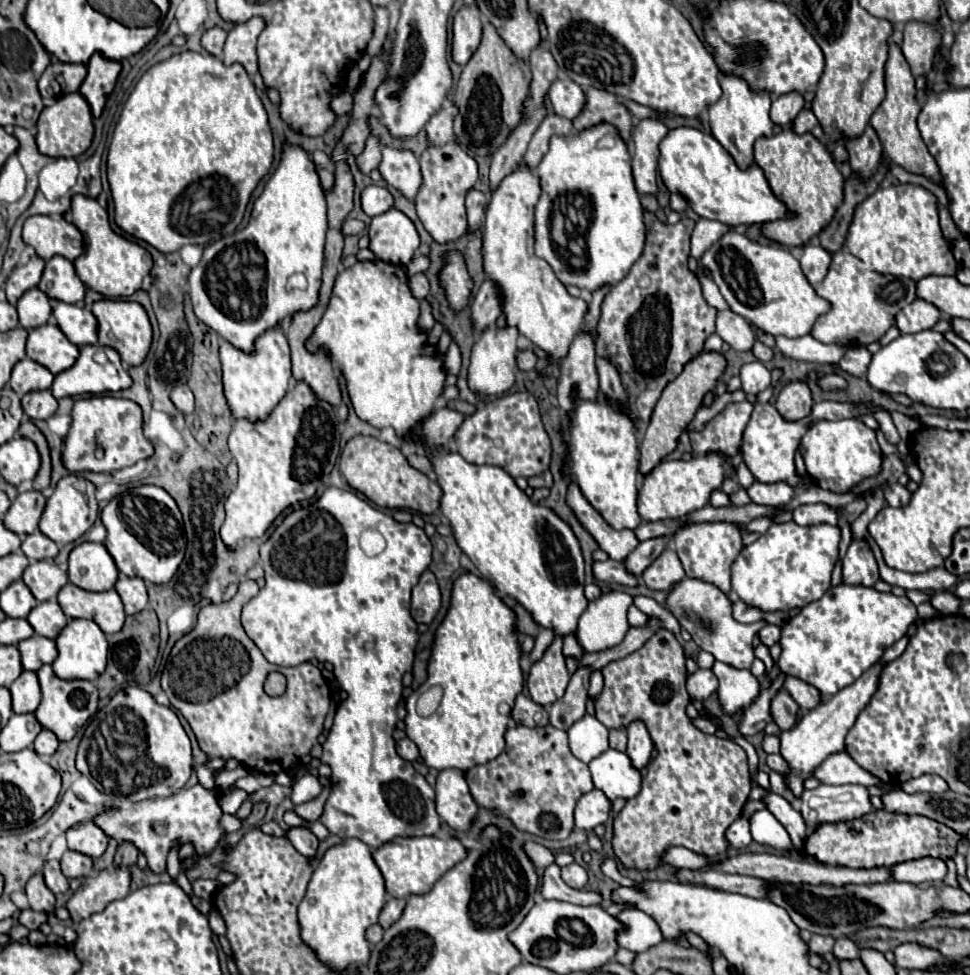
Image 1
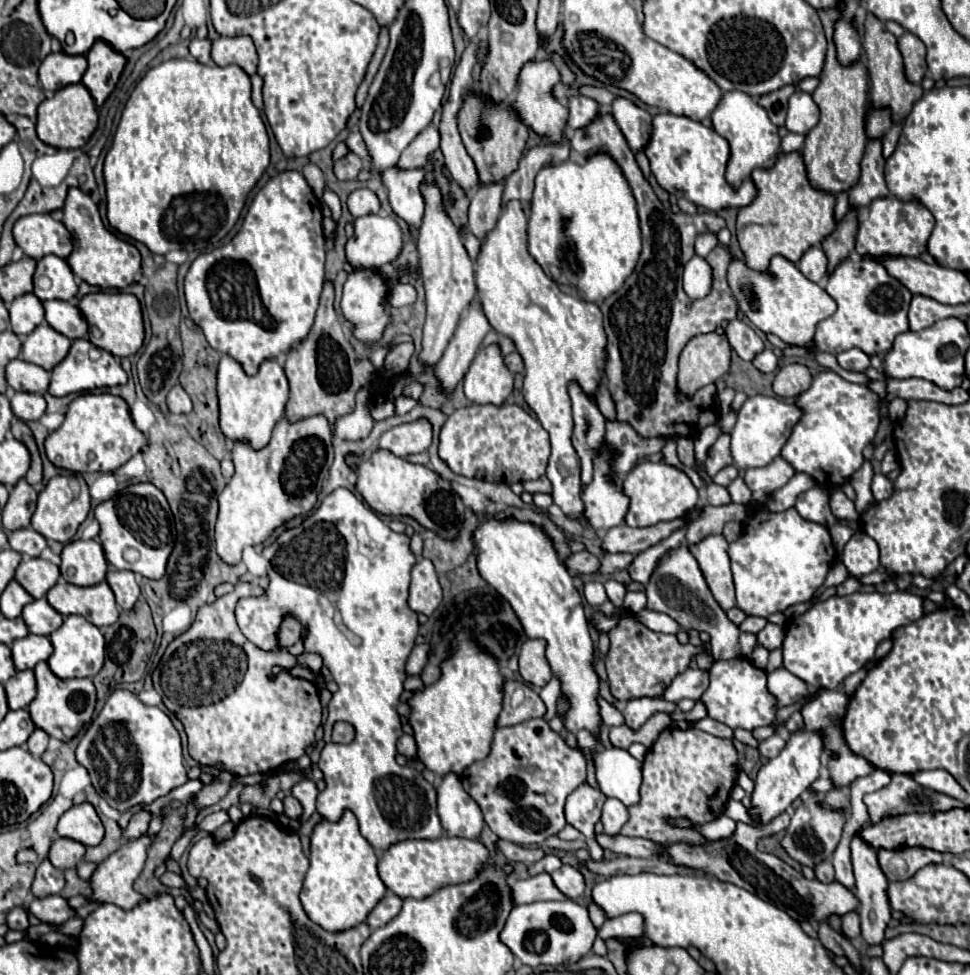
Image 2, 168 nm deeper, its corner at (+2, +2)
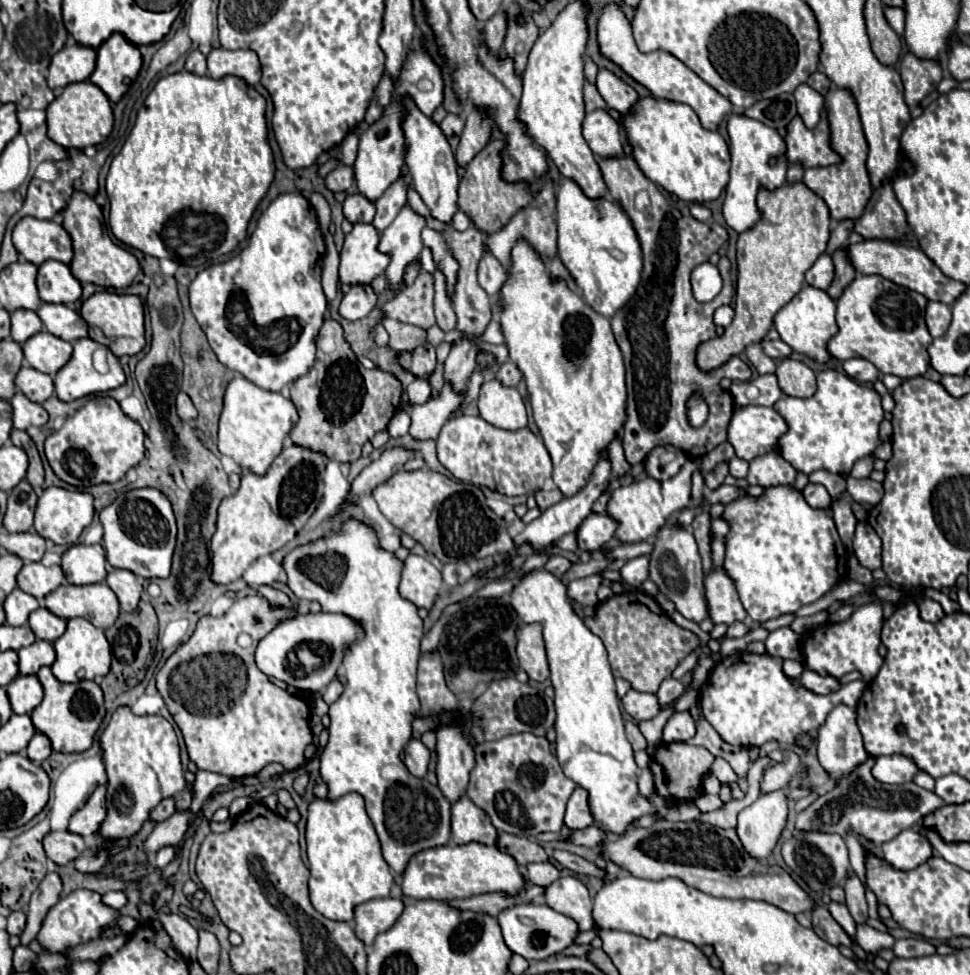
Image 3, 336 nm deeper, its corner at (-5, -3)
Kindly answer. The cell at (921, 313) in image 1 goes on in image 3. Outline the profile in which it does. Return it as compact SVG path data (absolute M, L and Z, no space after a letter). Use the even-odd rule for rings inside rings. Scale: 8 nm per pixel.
M928 302L928 308L926 308L926 324L928 324L928 330L930 330L930 334L934 338L946 334L950 322L952 322L952 308L948 304Z

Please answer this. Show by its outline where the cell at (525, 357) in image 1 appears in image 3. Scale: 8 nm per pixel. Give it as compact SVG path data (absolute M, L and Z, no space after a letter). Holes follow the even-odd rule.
M504 362L498 370L496 370L496 380L502 382L502 386L516 386L520 380L522 380L522 374L518 370L516 364L512 362Z

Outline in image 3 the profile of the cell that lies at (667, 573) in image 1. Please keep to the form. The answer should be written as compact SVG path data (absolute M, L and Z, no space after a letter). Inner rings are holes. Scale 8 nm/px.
M638 556L628 560L622 570L620 570L622 580L632 586L632 588L640 588L640 584L644 580L648 580L648 558L646 556Z

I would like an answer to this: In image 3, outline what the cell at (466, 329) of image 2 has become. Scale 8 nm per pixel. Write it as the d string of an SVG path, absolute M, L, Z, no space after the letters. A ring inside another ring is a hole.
M448 384L440 390L438 398L428 400L422 406L416 406L410 416L412 416L412 426L410 426L410 436L414 440L436 440L440 428L444 422L456 412L456 408L462 402L462 394L456 396Z

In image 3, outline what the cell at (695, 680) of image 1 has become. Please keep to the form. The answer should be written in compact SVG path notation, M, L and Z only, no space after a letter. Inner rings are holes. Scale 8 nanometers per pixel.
M668 678L668 680L664 680L664 682L660 684L660 688L658 688L658 692L656 692L656 698L658 698L658 702L660 702L662 706L666 706L666 704L674 702L676 698L680 698L682 692L684 692L684 686L682 686L678 680Z

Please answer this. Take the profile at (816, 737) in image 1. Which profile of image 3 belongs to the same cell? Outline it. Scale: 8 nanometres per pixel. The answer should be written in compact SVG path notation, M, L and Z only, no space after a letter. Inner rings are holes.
M784 790L760 796L752 806L744 808L738 814L736 826L744 852L748 852L754 860L764 862L780 838L780 832L786 824L786 814L788 806Z

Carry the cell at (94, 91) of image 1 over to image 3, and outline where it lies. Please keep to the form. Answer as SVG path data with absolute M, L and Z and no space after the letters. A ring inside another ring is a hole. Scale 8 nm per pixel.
M116 32L98 46L96 68L90 76L90 82L100 86L104 94L116 104L136 80L140 66L142 56L138 46Z

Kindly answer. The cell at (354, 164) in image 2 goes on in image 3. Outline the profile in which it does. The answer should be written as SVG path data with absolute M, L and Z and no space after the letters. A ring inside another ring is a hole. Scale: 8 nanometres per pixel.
M340 164L336 170L332 170L326 176L326 188L332 192L346 192L352 188L354 184L354 176L352 176L352 168L346 164Z

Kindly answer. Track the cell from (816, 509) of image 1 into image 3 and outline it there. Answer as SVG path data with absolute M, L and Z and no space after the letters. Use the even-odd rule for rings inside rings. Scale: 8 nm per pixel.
M808 482L806 488L802 490L806 502L812 506L812 508L830 508L832 500L830 500L830 494L828 490L822 486L822 484L812 484Z

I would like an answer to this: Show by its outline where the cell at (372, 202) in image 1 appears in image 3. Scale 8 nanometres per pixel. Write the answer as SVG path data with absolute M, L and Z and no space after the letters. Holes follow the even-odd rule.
M348 194L342 204L342 210L344 210L346 220L350 220L352 224L356 224L356 222L368 224L376 212L374 204L370 200L366 200L362 194Z

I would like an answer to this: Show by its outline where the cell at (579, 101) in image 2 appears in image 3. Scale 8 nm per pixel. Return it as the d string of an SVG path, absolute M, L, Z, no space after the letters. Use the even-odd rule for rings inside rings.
M594 110L586 114L584 138L590 150L600 158L624 156L624 148L620 142L620 126L606 110Z

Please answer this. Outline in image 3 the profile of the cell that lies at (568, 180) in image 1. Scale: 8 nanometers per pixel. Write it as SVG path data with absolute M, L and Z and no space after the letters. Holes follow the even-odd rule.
M564 180L556 192L558 256L576 280L584 300L602 316L612 318L636 294L642 274L642 252L632 222L616 202L590 200L572 182Z

